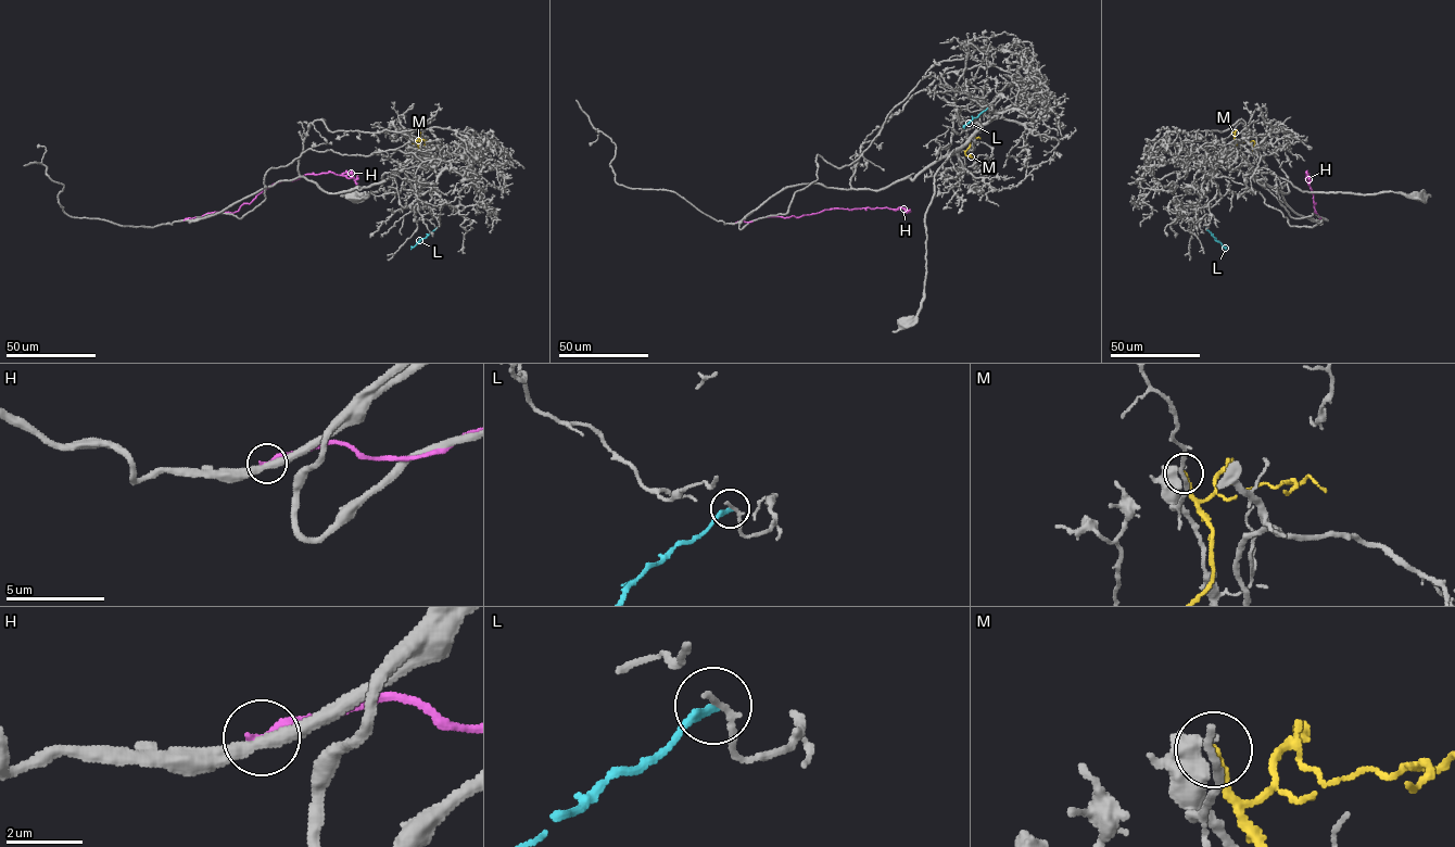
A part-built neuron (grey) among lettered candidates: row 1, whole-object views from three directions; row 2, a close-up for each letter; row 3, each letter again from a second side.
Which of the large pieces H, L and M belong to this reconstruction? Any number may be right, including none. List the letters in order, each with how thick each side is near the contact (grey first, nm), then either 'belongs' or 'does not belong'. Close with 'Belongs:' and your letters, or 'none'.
H: 380/400 nm | does not belong
L: 190/240 nm | does not belong
M: 500/240 nm | does not belong
Belongs: none

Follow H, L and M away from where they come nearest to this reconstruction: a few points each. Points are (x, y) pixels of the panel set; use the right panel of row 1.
H: (1320, 219), (1315, 212), (1306, 172), (1305, 178), (1311, 179), (1308, 184)
L: (1205, 228), (1226, 249)
M: (1235, 142), (1254, 141), (1253, 150)

